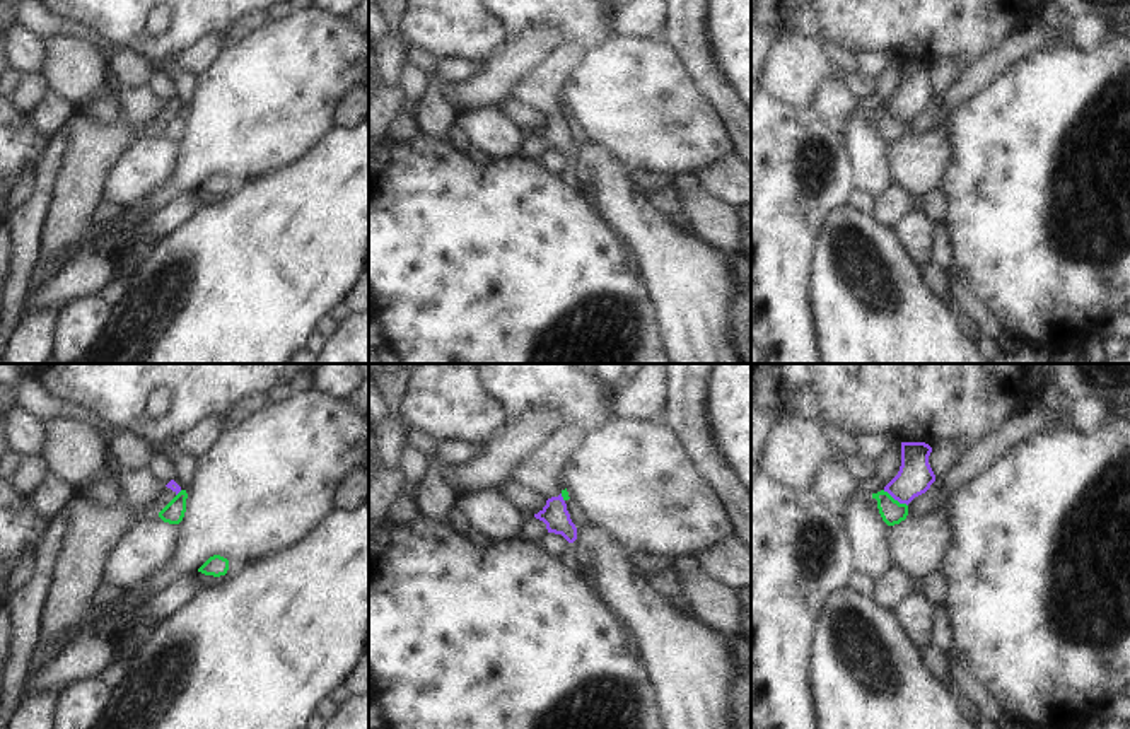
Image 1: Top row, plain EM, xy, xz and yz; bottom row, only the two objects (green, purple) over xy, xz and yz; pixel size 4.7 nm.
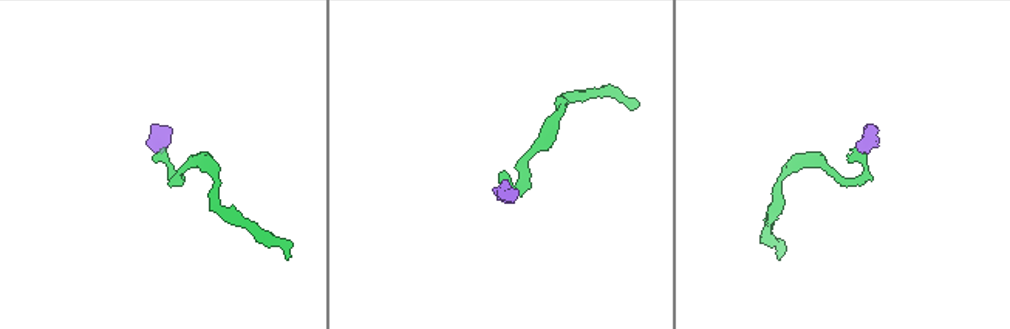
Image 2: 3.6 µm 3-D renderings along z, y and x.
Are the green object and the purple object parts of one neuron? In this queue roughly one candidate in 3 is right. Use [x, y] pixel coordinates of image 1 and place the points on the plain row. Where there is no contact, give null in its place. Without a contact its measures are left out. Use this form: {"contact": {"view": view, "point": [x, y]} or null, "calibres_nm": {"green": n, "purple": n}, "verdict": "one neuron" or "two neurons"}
{"contact": {"view": "yz", "point": [893, 116]}, "calibres_nm": {"green": 110, "purple": 160}, "verdict": "two neurons"}

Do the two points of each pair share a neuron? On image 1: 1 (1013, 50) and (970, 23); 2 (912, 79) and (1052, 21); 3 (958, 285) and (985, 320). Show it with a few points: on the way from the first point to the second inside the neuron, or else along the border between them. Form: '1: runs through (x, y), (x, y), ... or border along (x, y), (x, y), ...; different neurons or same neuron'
1: border along (1033, 17), (970, 65); different neurons
2: border along (1036, 17), (1050, 33), (1069, 33); different neurons
3: runs through (963, 294), (977, 311); same neuron

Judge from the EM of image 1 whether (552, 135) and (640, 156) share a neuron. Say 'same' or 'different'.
different

